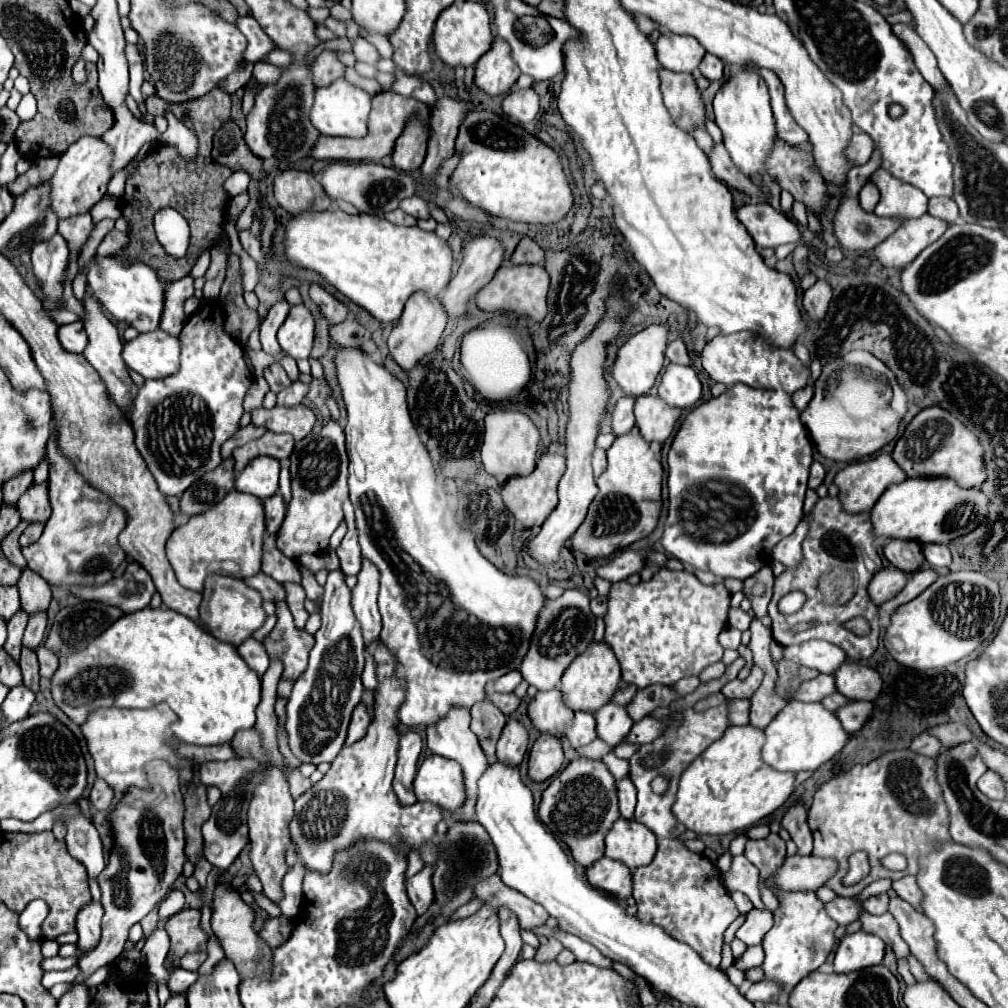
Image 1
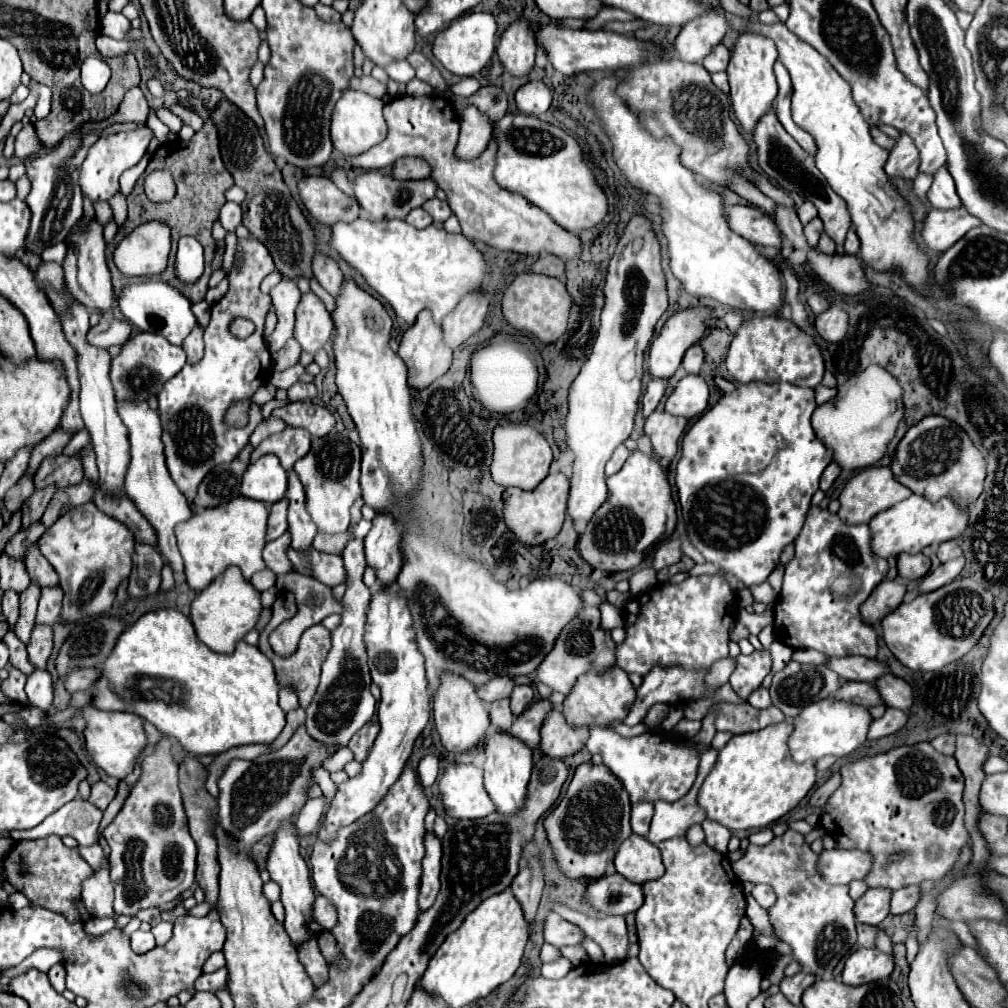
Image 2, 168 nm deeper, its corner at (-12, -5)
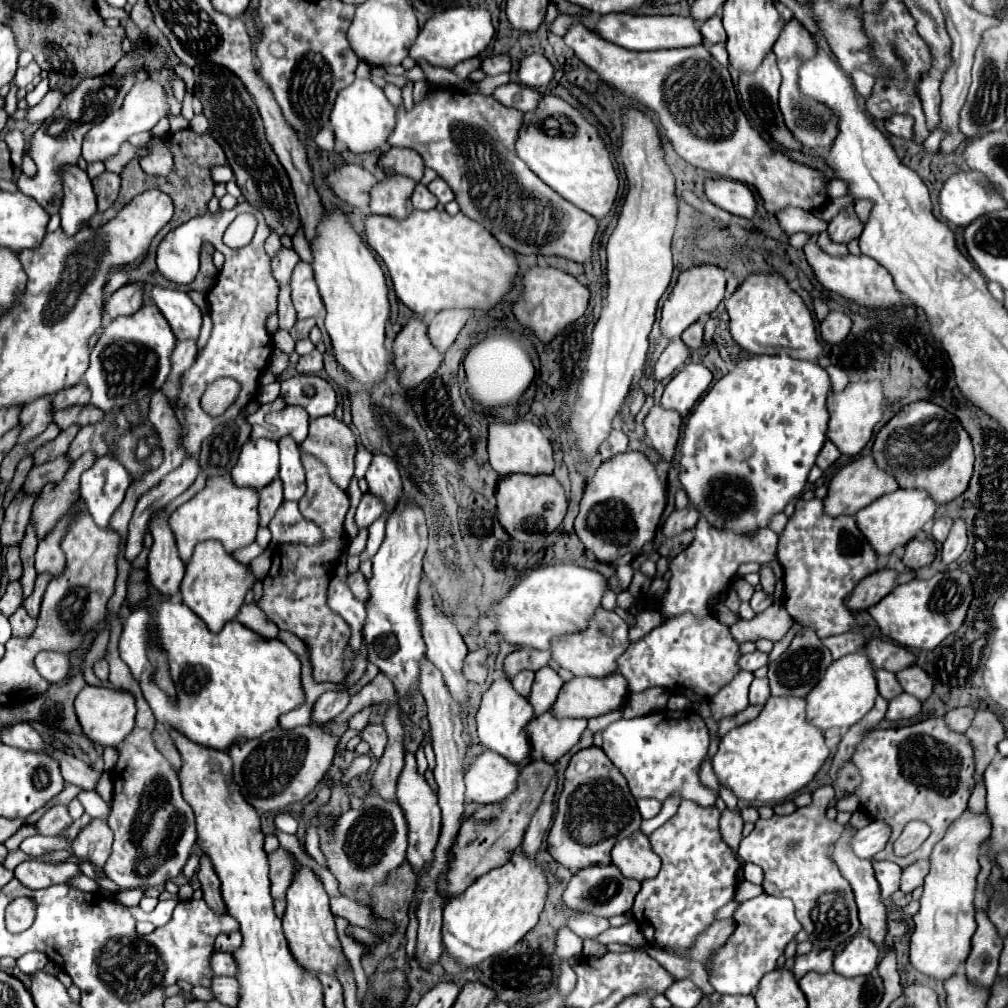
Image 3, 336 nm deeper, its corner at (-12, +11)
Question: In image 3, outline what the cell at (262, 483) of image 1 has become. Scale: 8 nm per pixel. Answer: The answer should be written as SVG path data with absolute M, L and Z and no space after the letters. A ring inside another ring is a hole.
M249 440L239 454L231 478L237 486L265 488L279 474L279 446L275 440Z

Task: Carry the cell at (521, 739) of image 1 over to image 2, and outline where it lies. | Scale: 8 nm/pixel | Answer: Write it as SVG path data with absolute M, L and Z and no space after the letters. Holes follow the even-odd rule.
M541 698L537 702L533 702L523 714L519 714L511 726L511 734L519 740L523 740L529 748L537 748L539 746L539 728L543 724L543 720L547 718L547 712L553 710L553 704L549 698Z

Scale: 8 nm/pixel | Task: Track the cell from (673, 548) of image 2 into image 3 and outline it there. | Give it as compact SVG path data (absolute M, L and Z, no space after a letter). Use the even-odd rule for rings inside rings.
M687 506L685 510L675 510L663 524L663 536L665 538L673 538L677 534L681 534L683 530L689 530L697 524L699 514L693 506Z

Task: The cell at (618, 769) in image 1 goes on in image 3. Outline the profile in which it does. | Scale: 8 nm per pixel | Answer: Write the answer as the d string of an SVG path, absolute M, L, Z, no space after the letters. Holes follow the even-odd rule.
M661 710L653 712L641 718L621 718L613 724L609 724L603 730L603 752L607 758L621 770L621 774L627 778L627 784L631 788L631 794L639 798L655 798L655 800L665 800L669 794L679 794L687 800L693 800L695 804L707 808L715 804L717 794L699 782L699 766L707 754L709 748L709 728L705 720L695 712L695 710L685 710L685 712L673 712L673 710Z

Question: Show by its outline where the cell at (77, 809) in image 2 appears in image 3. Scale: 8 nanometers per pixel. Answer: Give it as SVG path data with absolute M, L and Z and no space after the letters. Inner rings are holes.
M91 790L91 792L79 792L77 800L85 808L85 814L89 814L91 818L105 818L107 812L109 812L107 802L95 790Z

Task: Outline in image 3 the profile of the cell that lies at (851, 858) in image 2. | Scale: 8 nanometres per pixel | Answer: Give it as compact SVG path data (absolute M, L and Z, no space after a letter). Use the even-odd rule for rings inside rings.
M871 822L851 836L849 846L855 852L855 856L871 860L877 852L885 848L889 836L891 836L889 826L885 826L883 822Z

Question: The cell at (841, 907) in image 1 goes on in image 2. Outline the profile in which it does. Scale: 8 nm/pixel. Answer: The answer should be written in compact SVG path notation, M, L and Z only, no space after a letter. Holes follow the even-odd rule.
M869 888L861 900L855 902L855 916L865 924L881 924L889 916L889 888Z

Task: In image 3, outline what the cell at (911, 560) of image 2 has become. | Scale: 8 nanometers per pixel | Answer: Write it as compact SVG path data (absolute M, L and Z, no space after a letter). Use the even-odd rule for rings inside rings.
M915 538L907 544L903 554L903 564L911 570L919 570L923 566L929 566L937 554L937 546L931 538Z

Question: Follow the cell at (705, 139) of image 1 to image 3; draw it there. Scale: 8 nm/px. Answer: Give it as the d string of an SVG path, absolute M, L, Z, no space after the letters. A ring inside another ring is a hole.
M793 206L779 210L775 216L777 216L781 228L787 234L795 234L795 232L813 232L813 234L819 234L819 232L823 232L827 228L827 222L815 218L807 210L793 208Z

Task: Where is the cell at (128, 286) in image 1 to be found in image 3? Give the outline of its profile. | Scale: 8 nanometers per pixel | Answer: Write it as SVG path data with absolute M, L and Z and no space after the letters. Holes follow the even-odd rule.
M153 286L149 298L159 308L159 312L167 318L177 340L189 340L189 338L197 340L201 330L201 312L193 304L187 292Z

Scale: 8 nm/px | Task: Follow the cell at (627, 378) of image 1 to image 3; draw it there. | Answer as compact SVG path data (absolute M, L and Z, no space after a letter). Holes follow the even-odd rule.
M695 266L691 270L681 272L677 284L673 286L673 292L669 294L669 298L663 304L663 314L661 314L661 322L659 322L663 336L667 340L675 340L681 336L683 330L687 330L701 316L711 314L723 300L725 280L727 280L727 274L717 266Z

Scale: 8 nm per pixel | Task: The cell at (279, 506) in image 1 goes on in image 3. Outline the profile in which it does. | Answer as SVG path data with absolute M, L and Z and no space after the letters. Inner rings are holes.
M275 478L269 486L265 486L259 492L259 496L261 496L261 500L259 500L259 524L267 526L285 500L283 498L283 482L279 478Z

